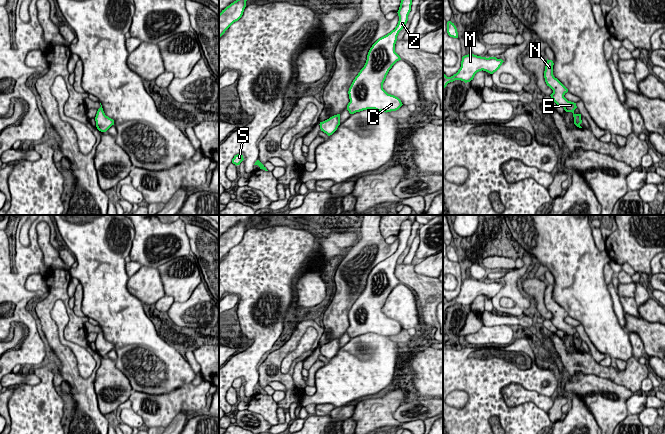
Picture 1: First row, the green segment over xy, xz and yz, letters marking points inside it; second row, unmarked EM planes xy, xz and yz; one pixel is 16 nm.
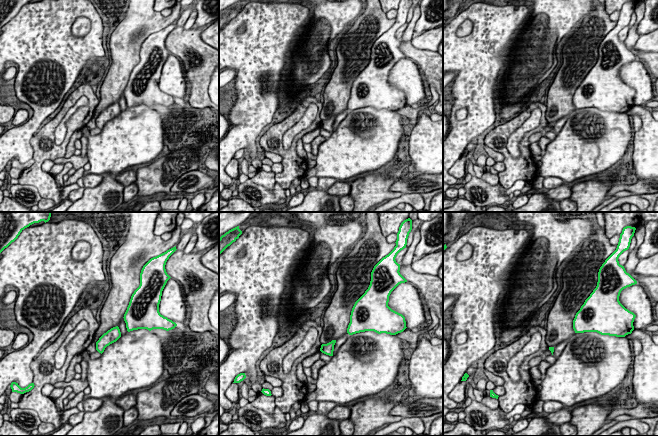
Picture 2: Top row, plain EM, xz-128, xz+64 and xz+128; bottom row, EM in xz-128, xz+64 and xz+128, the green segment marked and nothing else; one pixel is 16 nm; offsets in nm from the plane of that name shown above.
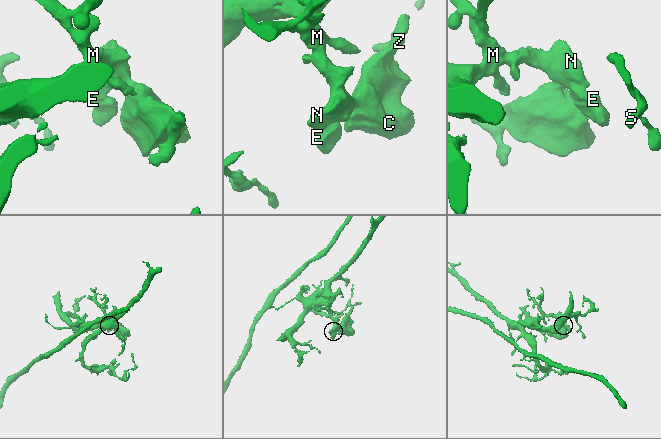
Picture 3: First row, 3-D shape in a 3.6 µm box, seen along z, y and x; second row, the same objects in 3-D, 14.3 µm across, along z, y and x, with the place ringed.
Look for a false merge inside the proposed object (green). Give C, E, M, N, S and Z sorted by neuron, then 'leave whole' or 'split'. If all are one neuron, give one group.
C E M N S Z; leave whole

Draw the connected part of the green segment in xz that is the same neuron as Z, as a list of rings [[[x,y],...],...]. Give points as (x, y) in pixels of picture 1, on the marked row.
[[[401,0],[398,10],[399,21],[394,30],[379,38],[370,48],[364,67],[353,80],[348,94],[350,102],[347,110],[350,114],[367,109],[382,112],[398,110],[401,100],[383,89],[383,83],[392,66],[400,56],[395,52],[399,32],[408,21],[412,0]]]

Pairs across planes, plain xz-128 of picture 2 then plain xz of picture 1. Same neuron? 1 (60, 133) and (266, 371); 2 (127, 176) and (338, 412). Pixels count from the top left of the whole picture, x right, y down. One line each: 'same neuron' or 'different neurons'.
1: different neurons
2: same neuron

